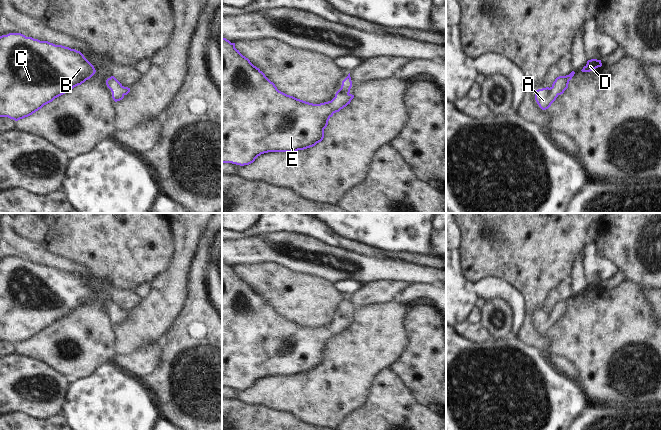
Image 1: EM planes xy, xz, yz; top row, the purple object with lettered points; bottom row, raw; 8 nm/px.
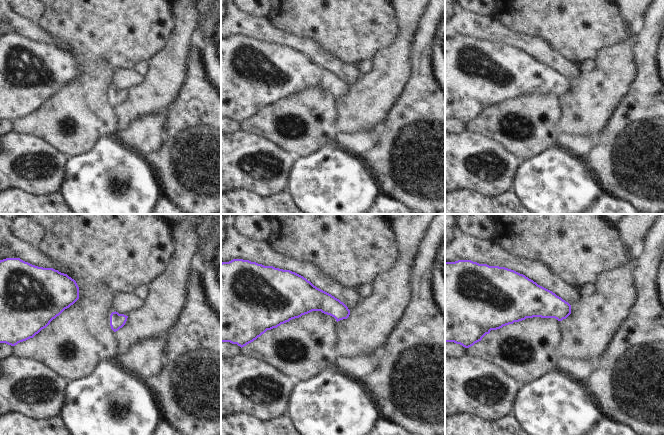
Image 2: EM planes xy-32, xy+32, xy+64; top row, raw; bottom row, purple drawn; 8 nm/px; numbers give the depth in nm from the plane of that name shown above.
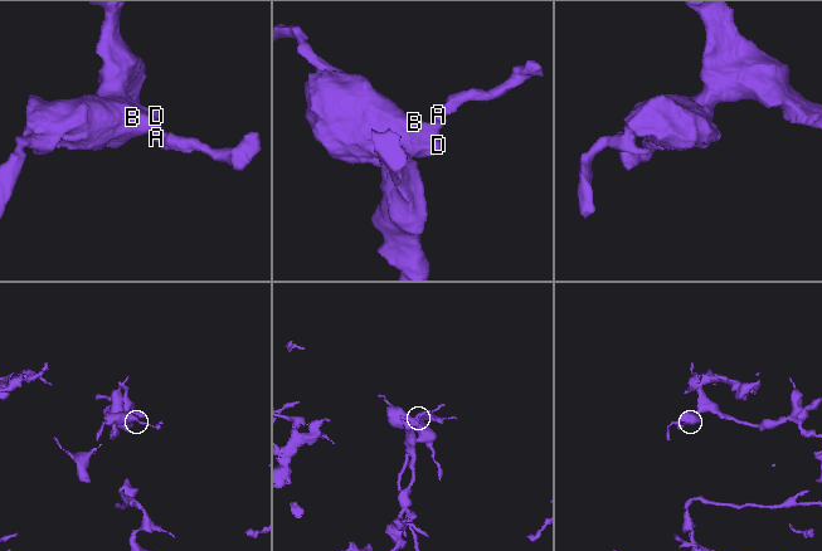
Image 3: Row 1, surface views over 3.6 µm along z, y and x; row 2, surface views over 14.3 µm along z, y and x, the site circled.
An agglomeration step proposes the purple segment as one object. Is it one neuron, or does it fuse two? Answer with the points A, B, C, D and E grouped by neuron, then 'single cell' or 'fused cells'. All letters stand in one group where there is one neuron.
groups A B C D E; single cell

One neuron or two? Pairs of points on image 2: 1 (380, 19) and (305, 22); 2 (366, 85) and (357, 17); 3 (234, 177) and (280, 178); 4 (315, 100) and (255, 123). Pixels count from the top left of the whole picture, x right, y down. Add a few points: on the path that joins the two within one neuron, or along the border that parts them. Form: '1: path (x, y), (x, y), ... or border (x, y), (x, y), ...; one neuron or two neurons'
1: path (361, 18), (324, 18); one neuron
2: border (390, 45), (382, 49), (372, 61); two neurons
3: path (245, 177), (269, 178); one neuron
4: path (300, 112), (277, 114), (270, 121); one neuron

